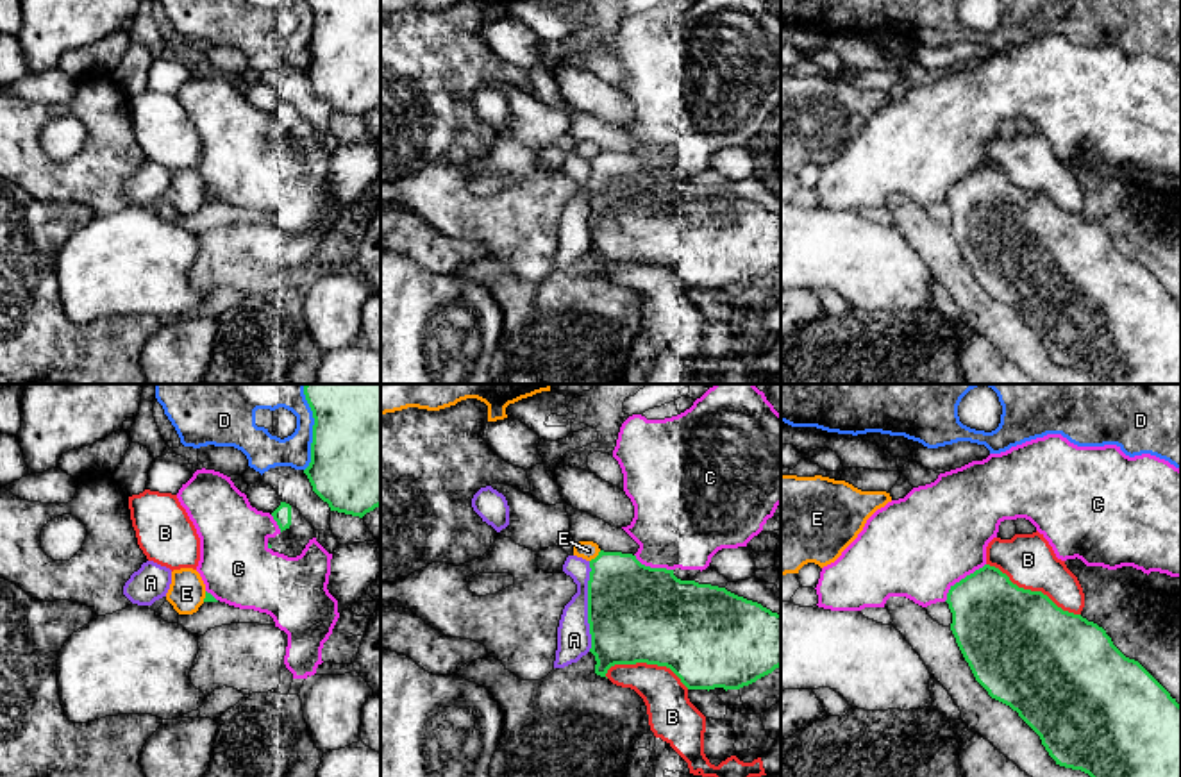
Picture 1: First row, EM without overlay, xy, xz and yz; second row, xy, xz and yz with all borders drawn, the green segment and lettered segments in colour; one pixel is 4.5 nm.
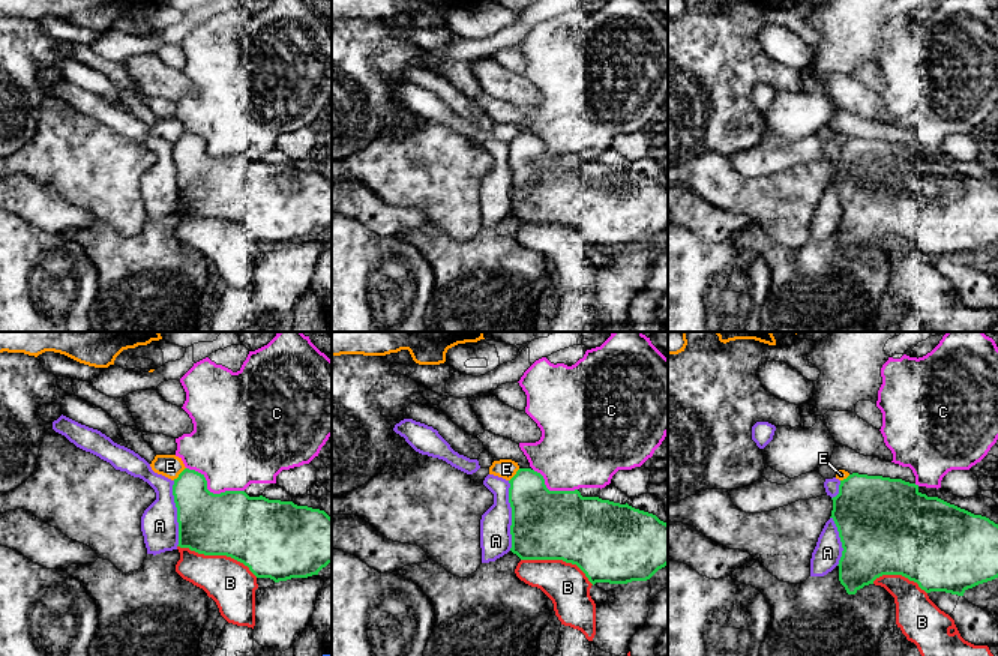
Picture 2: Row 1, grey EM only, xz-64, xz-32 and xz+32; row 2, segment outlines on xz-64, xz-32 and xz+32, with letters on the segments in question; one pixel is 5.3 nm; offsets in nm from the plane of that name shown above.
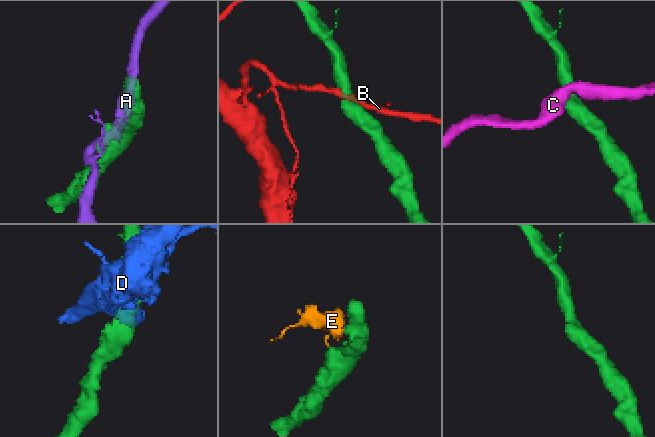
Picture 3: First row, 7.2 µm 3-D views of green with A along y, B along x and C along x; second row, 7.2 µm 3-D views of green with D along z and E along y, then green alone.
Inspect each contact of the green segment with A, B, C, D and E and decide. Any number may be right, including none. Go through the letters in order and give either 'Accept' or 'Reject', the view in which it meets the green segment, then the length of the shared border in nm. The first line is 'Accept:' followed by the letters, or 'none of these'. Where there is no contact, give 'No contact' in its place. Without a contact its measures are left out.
Accept: none of these
A: Reject. Touches green in xz. Shared border 400 nm
B: Reject. Touches green in yz. Shared border 480 nm
C: Reject. Touches green in yz. Shared border 260 nm
D: Reject. Touches green in xy. Shared border 320 nm
E: Reject. Touches green in xz. Shared border 80 nm

